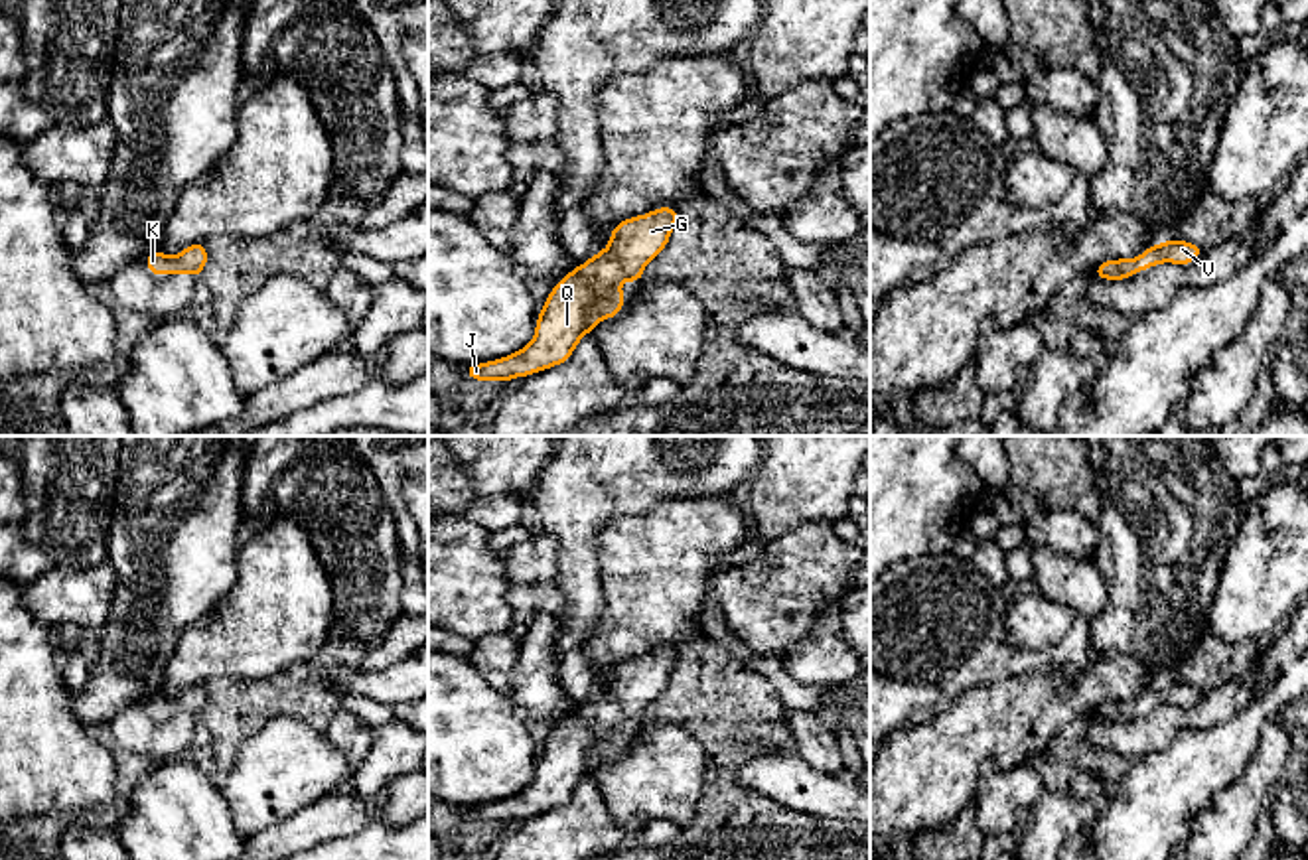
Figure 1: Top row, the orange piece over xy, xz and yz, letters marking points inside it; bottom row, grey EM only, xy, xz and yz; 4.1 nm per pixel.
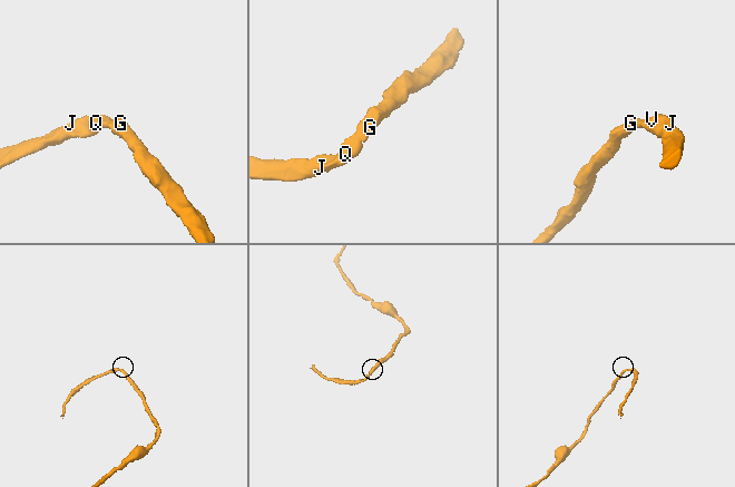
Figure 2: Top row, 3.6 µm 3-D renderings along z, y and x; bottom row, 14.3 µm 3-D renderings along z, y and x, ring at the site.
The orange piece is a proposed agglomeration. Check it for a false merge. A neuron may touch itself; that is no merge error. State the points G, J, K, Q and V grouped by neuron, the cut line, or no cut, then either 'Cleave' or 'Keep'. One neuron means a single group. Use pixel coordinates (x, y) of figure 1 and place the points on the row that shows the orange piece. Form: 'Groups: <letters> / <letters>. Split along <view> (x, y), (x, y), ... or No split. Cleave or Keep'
Groups: G J K Q V. No split. Keep

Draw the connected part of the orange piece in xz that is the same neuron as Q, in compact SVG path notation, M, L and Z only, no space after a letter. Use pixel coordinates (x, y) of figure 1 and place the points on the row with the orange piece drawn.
M657 207L618 223L606 251L570 270L550 290L539 312L533 341L503 359L464 367L466 375L507 383L568 361L578 341L592 333L600 320L619 314L625 302L619 280L643 278L647 262L667 247L677 219L675 207Z

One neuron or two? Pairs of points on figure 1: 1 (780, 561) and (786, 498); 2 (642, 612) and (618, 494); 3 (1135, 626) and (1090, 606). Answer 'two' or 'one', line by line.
1: two
2: two
3: two

